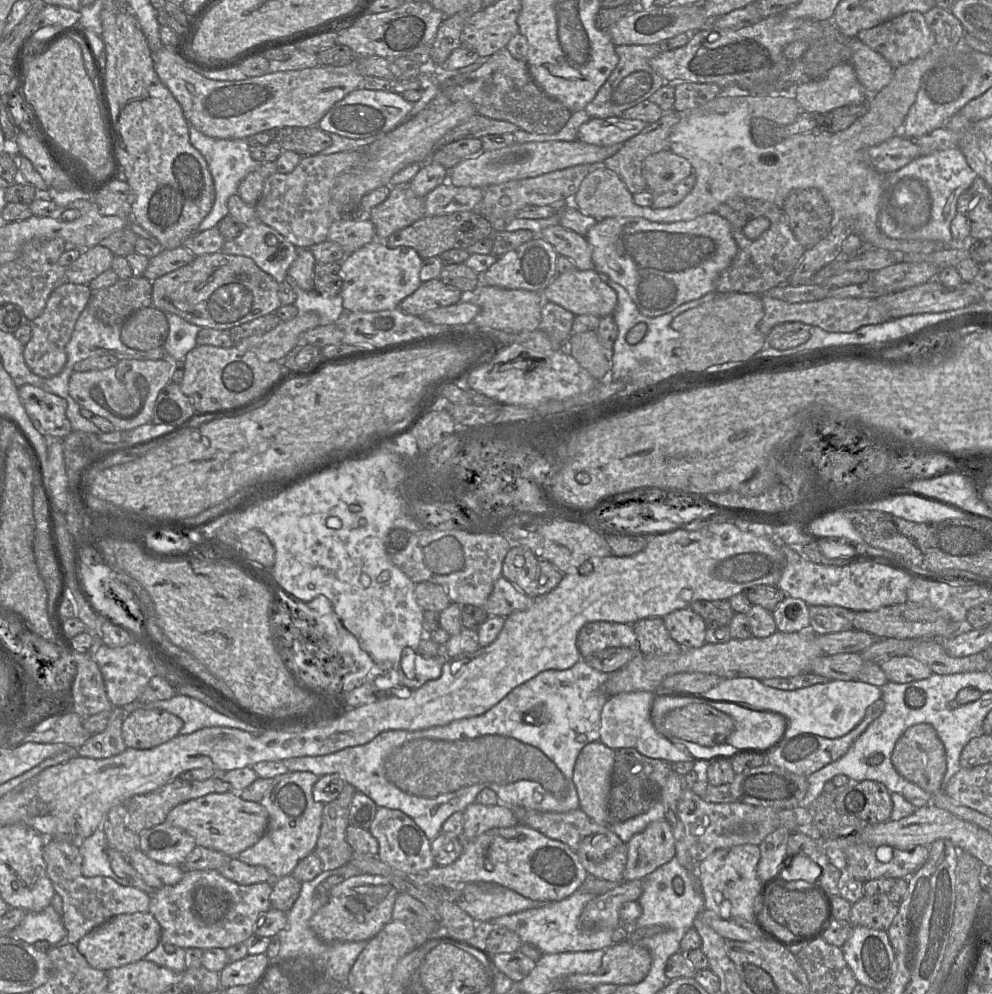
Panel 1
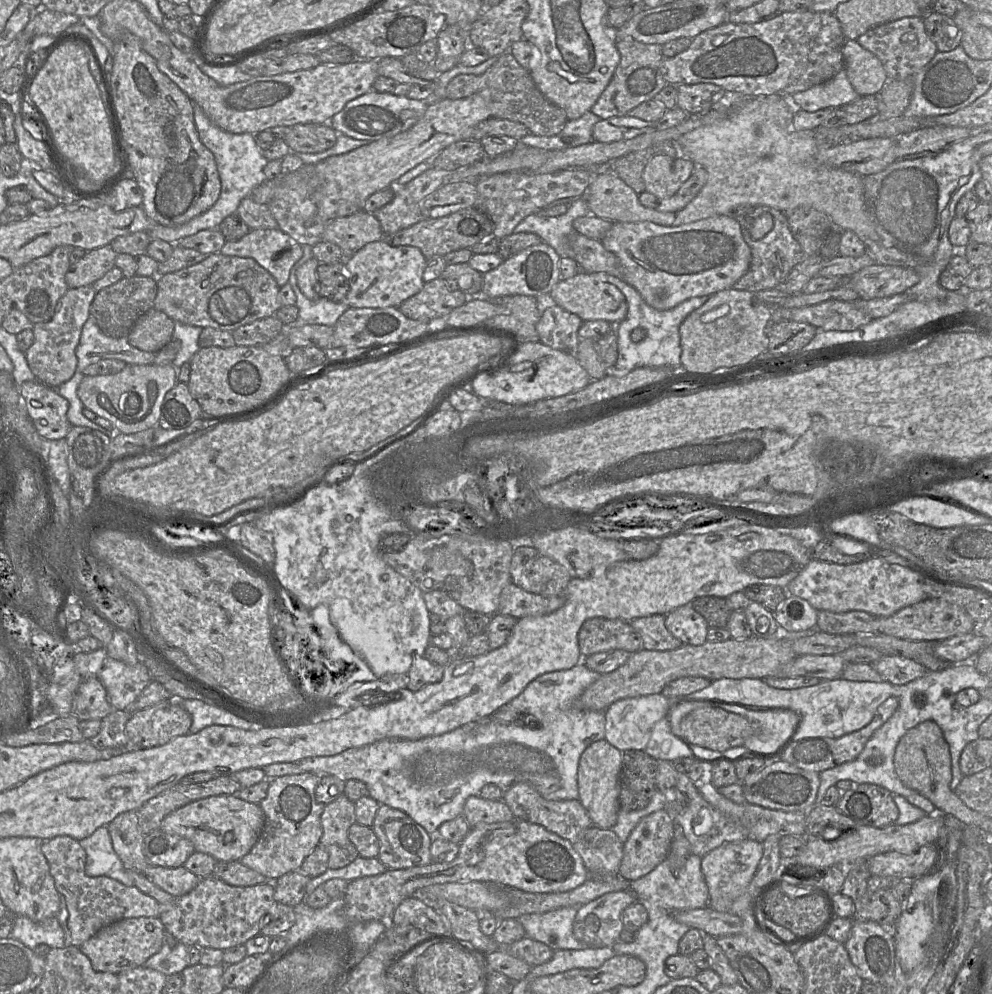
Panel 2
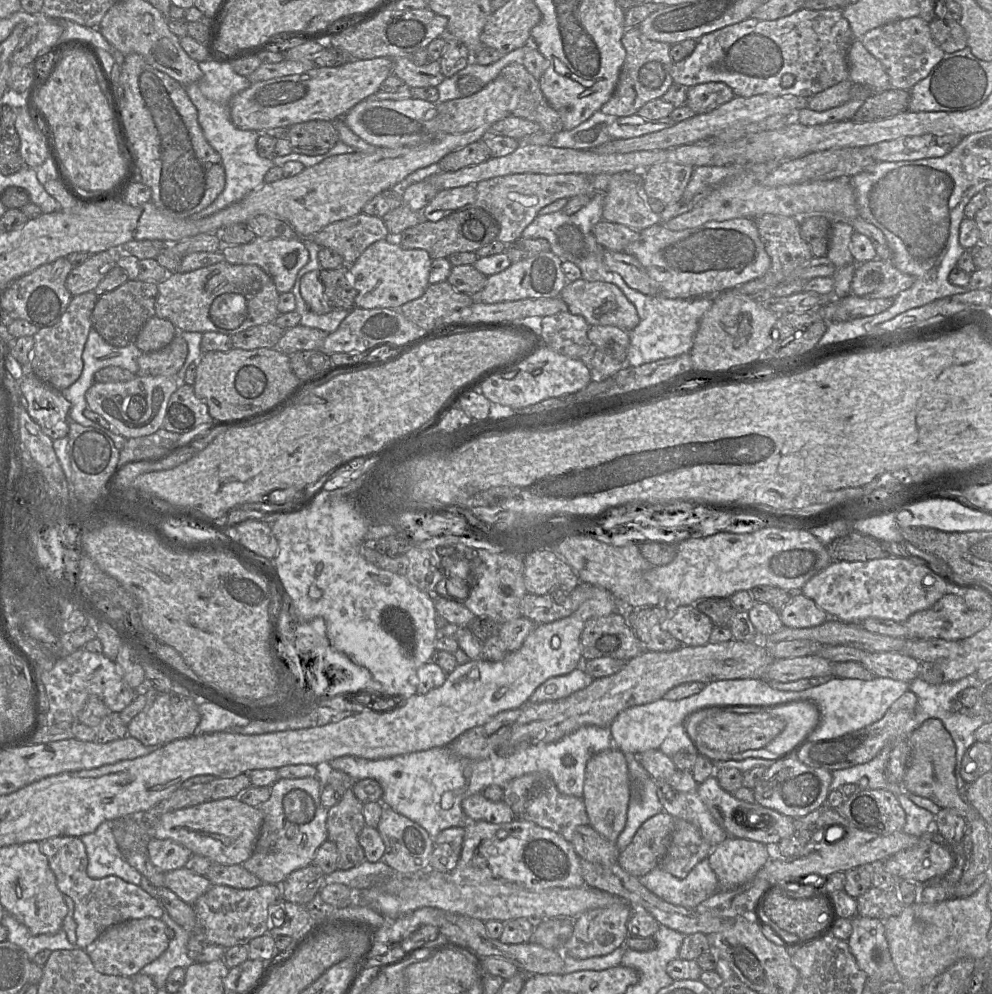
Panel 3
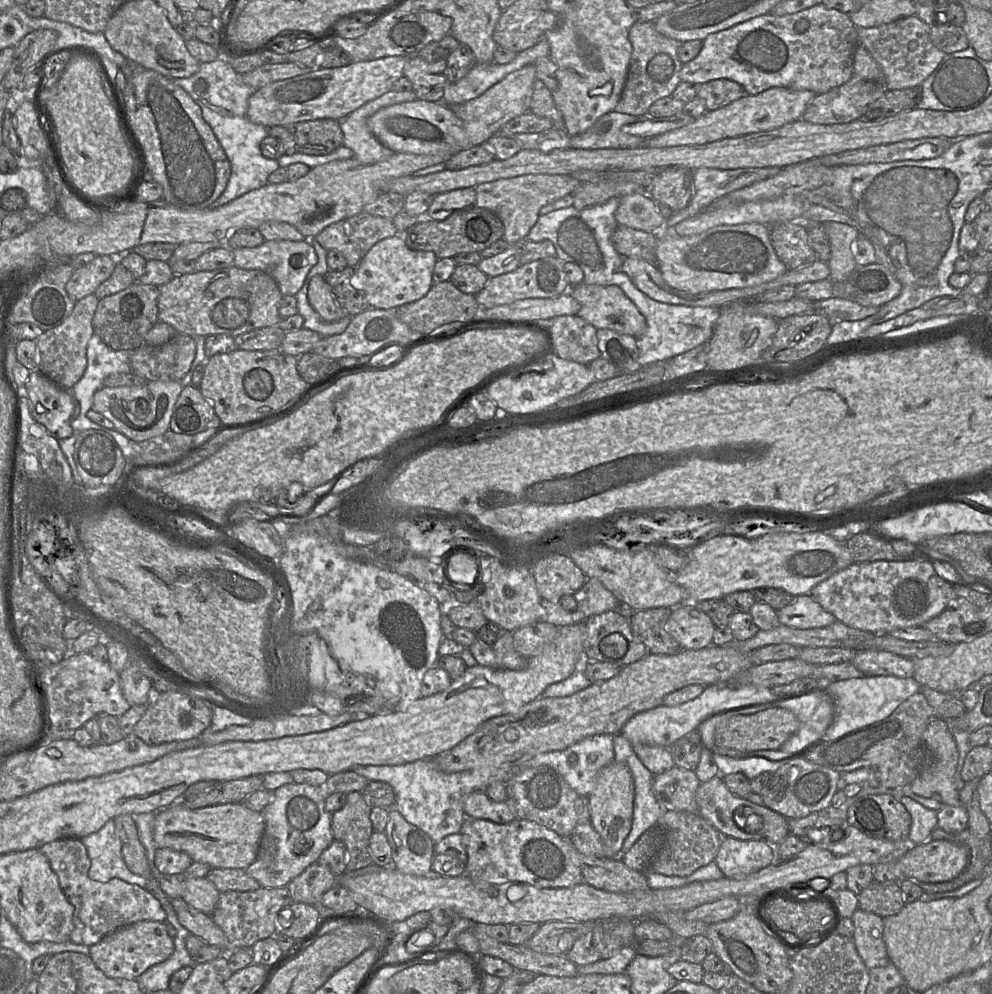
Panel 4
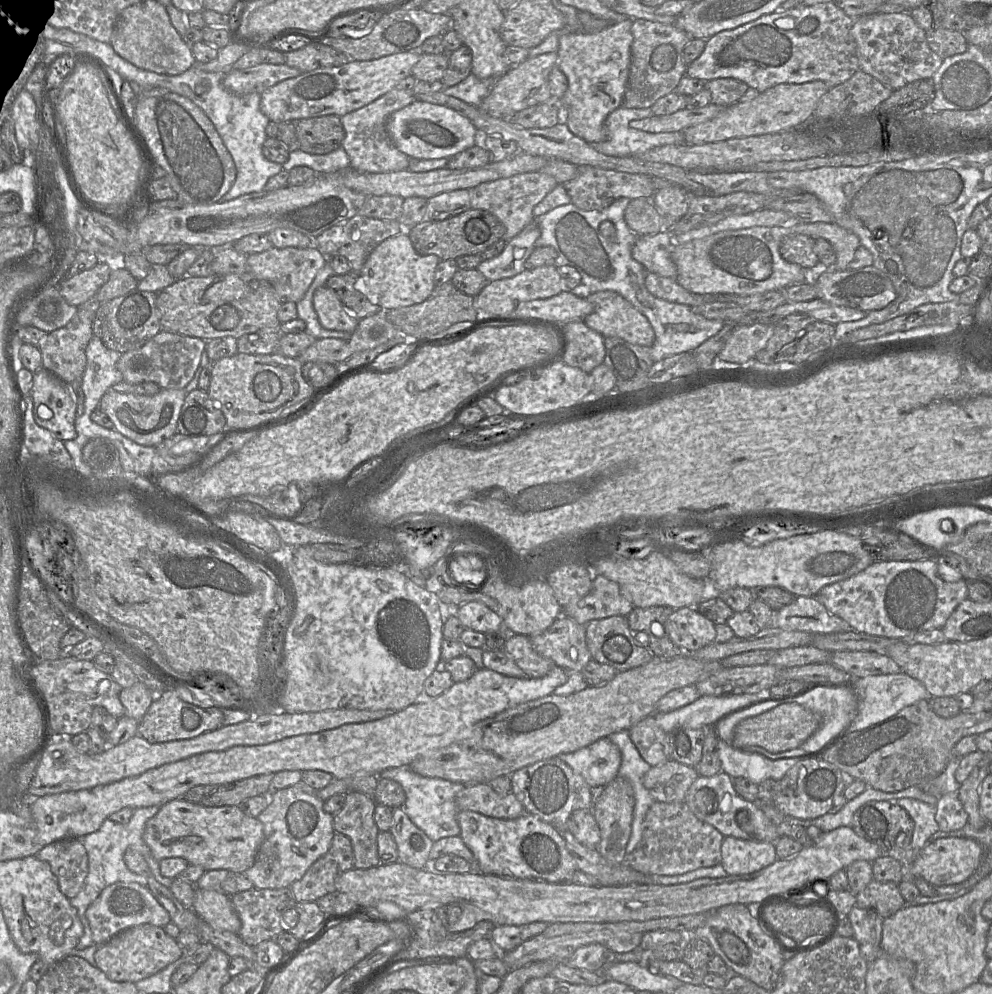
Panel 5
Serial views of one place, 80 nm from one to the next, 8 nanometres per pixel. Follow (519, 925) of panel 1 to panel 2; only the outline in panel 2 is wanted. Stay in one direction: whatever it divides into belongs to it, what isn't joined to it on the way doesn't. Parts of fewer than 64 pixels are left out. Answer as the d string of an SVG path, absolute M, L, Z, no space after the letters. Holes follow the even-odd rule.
M579 906L562 907L545 913L524 914L517 918L525 930L525 937L539 941L555 950L590 949L587 944L577 940L573 934L573 923Z

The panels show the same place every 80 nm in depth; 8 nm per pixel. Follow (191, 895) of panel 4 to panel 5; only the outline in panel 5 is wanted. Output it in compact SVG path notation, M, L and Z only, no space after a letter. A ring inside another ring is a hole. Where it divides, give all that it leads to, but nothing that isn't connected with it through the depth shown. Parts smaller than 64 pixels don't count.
M195 888L193 911L215 929L238 934L241 921L230 896L211 889Z

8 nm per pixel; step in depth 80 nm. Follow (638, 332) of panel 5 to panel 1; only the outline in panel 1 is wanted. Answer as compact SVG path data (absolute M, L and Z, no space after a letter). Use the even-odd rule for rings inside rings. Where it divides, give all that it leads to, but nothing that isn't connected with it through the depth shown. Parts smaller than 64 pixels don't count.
M594 269L558 273L542 294L543 301L555 303L574 315L604 317L612 314L617 304L616 292Z

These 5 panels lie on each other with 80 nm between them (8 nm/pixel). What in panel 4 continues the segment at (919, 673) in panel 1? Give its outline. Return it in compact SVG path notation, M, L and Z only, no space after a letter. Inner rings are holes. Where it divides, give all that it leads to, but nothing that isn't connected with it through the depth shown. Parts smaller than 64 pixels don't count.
M883 650L856 651L852 664L865 676L911 678L914 674L911 658Z

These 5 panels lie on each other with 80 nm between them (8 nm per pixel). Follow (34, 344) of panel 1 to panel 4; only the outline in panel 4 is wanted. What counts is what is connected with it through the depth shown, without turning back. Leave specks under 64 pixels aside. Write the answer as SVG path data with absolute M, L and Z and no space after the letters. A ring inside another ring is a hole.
M94 294L75 301L73 311L60 325L43 331L36 339L37 370L65 390L71 390L85 372L87 345L94 334L92 319L98 301Z

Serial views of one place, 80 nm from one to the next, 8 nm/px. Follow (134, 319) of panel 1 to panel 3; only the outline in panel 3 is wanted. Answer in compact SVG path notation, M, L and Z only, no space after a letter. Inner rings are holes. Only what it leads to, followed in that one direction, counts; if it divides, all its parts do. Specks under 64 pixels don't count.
M154 315L142 327L134 344L141 352L154 352L168 345L176 335L175 326Z

